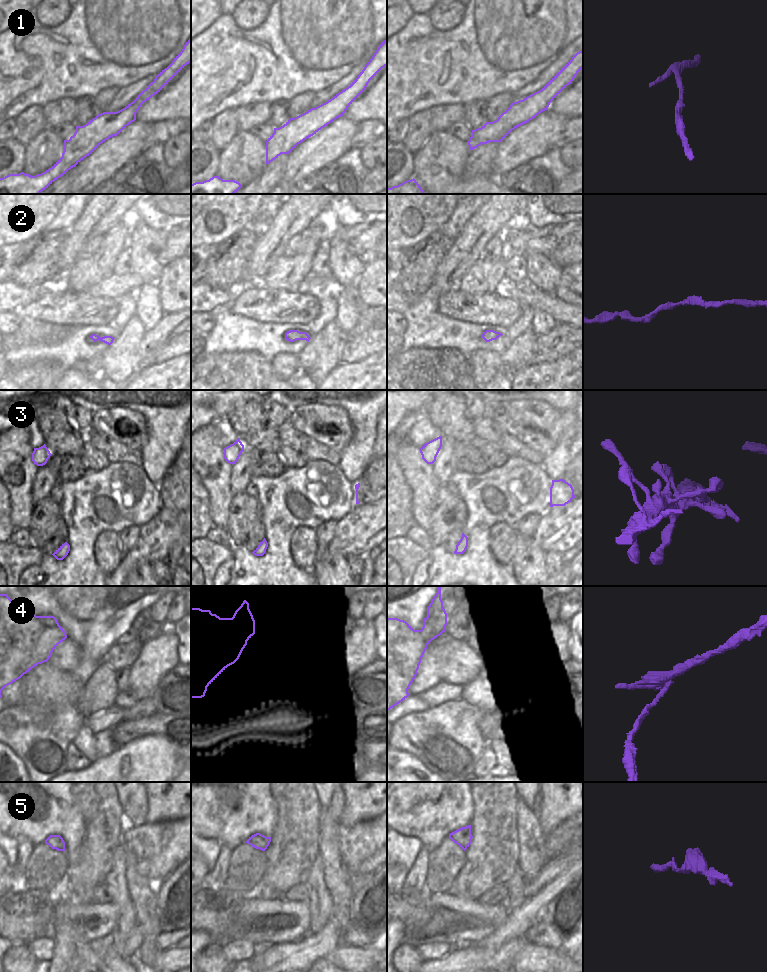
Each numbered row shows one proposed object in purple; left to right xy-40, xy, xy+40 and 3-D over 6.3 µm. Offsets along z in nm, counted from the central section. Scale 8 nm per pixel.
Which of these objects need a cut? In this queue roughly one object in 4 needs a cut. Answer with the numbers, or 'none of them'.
4

